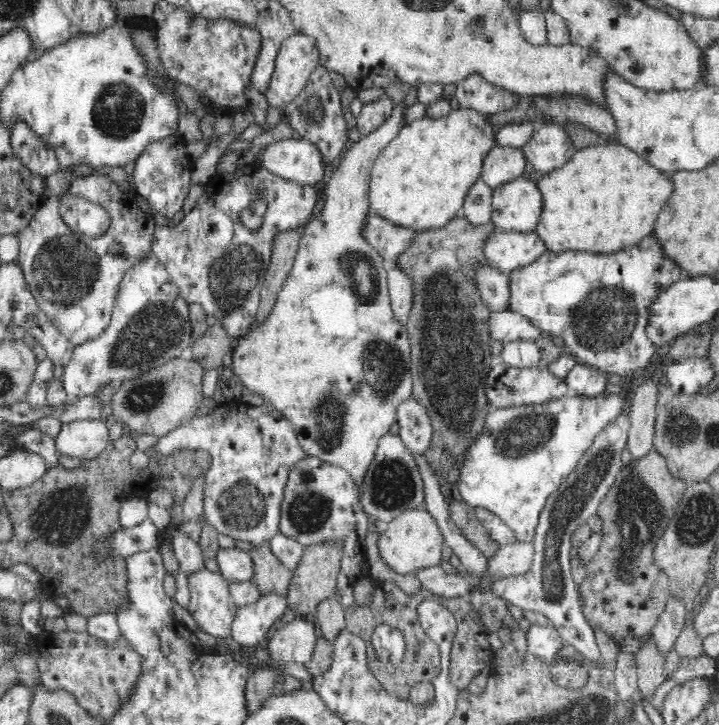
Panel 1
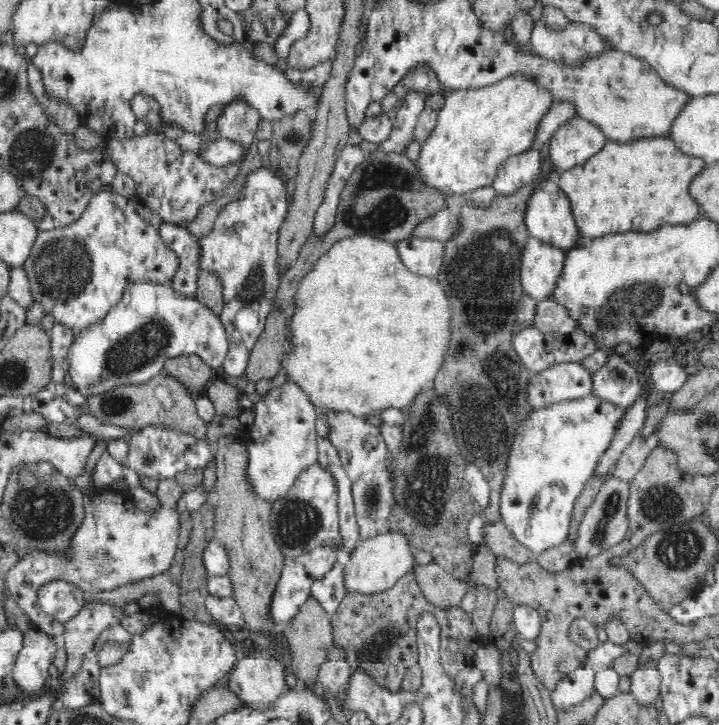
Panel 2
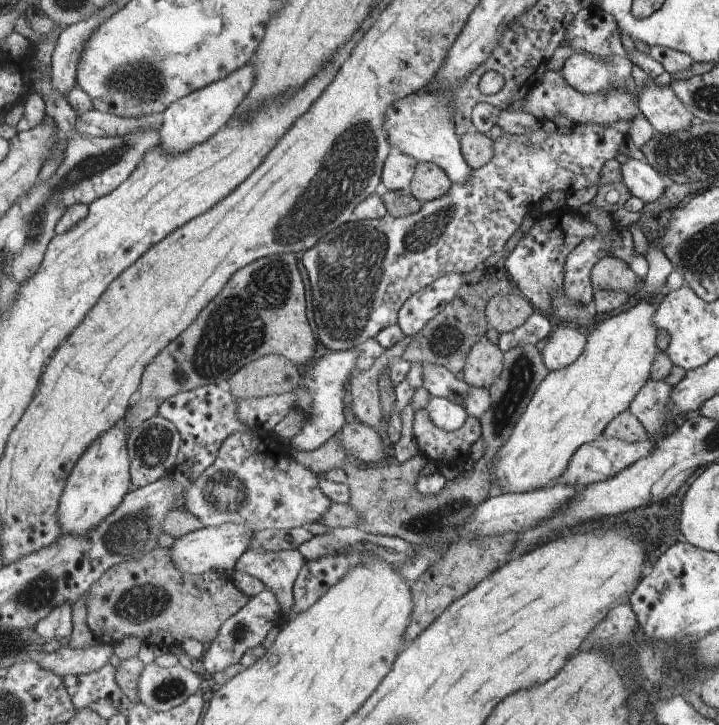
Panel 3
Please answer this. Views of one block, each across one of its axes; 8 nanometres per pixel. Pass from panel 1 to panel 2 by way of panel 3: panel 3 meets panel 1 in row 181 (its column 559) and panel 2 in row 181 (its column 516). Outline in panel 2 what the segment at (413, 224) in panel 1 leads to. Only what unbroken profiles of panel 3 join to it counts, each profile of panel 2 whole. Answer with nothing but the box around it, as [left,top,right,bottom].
[419,73,555,195]

